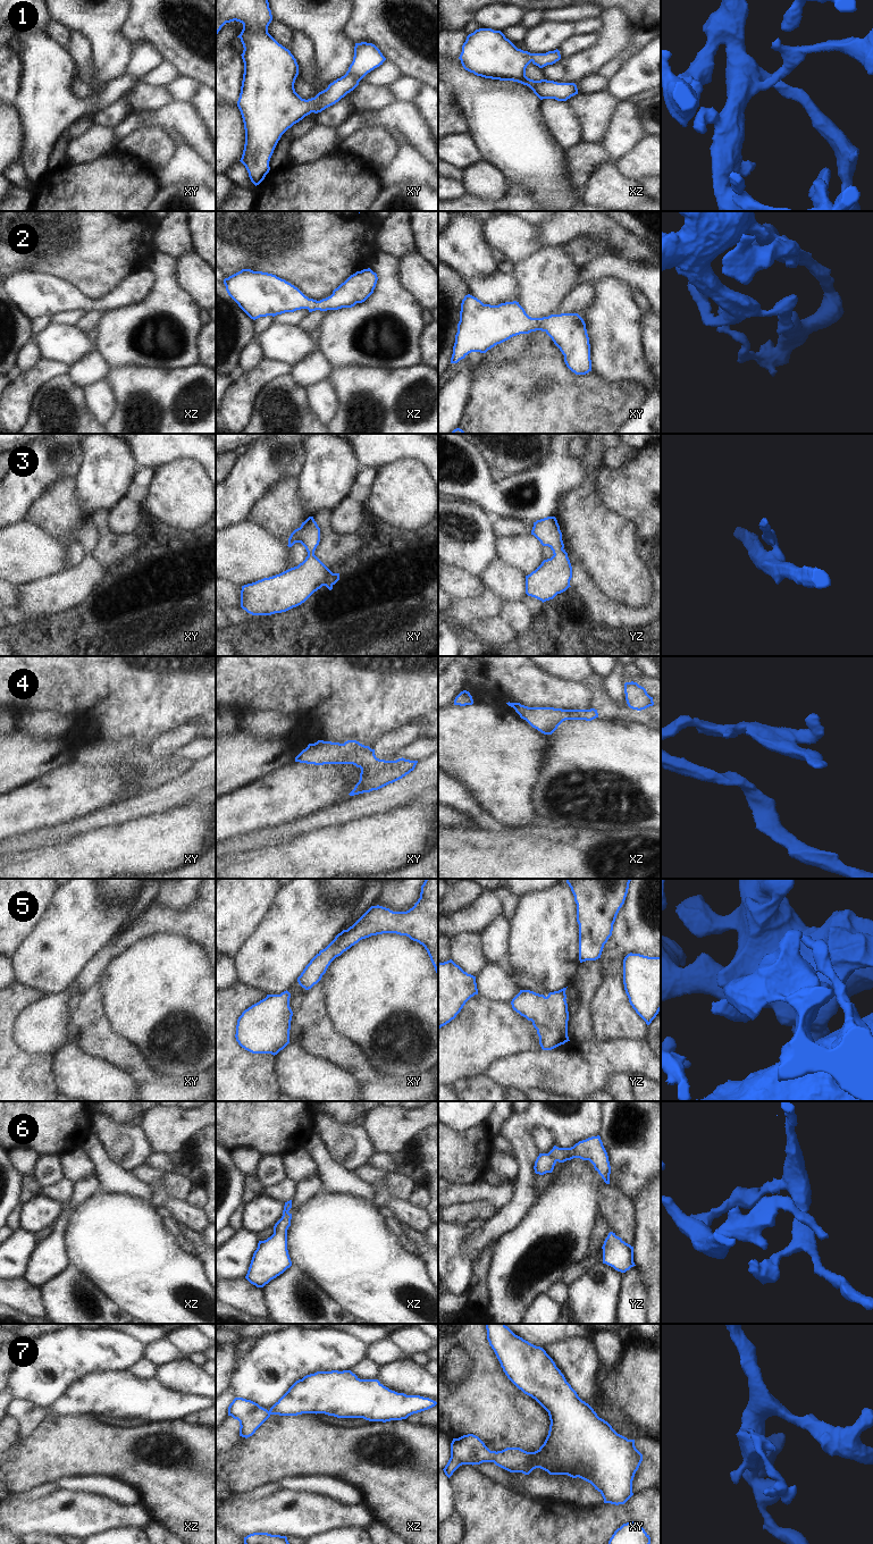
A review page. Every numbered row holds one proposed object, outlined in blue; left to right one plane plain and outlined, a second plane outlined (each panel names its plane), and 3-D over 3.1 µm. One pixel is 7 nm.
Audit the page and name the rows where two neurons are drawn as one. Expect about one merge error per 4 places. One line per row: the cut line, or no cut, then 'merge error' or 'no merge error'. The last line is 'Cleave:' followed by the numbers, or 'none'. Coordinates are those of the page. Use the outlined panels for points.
1: no cut | no merge error
2: no cut | no merge error
3: no cut | no merge error
4: no cut | no merge error
5: no cut | no merge error
6: yz (548, 1152), (555, 1161) | merge error
7: no cut | no merge error
Cleave: 6

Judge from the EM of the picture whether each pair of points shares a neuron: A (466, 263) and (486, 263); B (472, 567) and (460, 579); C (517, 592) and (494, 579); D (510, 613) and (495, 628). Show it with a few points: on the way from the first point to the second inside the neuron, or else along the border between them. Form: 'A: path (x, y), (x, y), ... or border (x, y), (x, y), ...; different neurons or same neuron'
A: path (470, 263), (481, 263); same neuron
B: border (450, 563), (479, 577); different neurons
C: path (511, 586), (505, 580), (500, 579); same neuron
D: border (498, 615), (518, 635); different neurons

